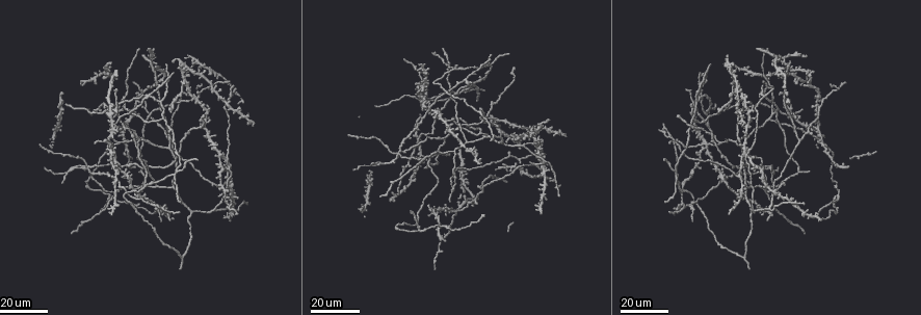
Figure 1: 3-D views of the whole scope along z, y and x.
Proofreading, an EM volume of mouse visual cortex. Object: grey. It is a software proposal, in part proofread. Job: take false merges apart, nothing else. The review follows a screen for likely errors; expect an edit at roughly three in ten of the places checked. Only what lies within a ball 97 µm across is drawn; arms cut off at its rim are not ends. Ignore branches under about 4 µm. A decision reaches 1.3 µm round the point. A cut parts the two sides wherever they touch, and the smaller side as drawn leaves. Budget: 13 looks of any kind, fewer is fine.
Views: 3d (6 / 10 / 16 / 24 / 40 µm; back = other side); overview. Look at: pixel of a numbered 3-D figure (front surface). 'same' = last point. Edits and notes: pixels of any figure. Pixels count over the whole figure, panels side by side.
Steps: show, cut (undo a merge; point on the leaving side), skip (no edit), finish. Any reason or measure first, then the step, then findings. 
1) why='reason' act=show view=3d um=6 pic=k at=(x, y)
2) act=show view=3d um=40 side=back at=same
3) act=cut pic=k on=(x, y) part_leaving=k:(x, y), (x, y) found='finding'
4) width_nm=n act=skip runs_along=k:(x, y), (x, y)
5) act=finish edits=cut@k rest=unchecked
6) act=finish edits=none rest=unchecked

why='side arm on a straight run' act=show view=3d um=16 pic=1 at=(425, 158)

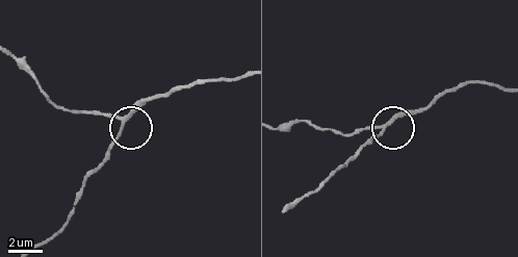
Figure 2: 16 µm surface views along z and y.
why='closer look' act=show view=3d um=6 pic=2 at=(384, 128)

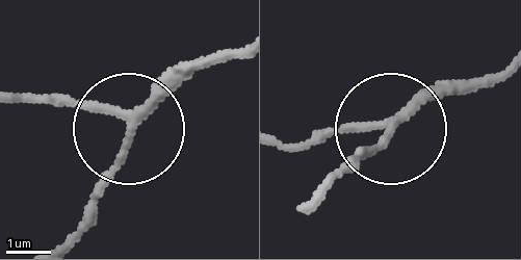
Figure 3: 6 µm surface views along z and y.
why='from behind' act=show view=3d um=6 side=back pic=3 at=(392, 125)

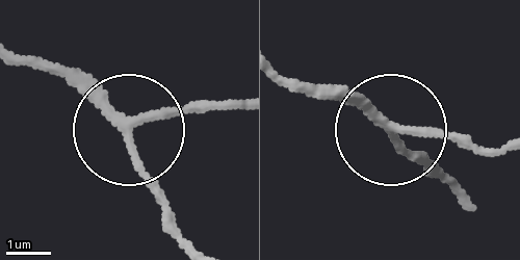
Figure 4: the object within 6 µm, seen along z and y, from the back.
act=skip runs_along=4:(20, 56), (76, 75), (121, 115), (177, 238) found='continuous, no second neuron'

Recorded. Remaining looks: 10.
why='branch point' act=show view=3d um=24 pic=1 at=(108, 195)

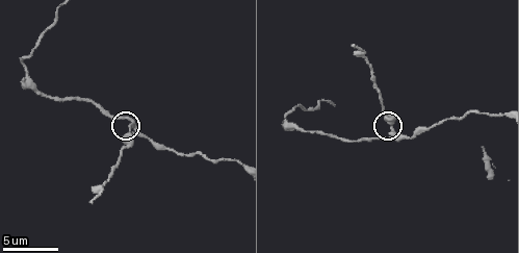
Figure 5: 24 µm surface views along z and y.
why='zoom in' act=show view=3d um=10 pic=5 at=(132, 125)

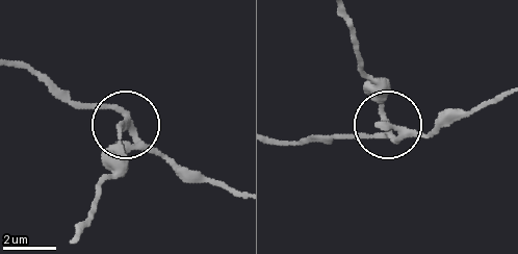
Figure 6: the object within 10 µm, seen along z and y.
width_nm=270 act=skip runs_along=6:(14, 64), (114, 112), (123, 124), (121, 164) found='one neuron here'

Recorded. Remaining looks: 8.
why='sudden change in width' act=show view=3d um=10 pic=5 at=(25, 67)

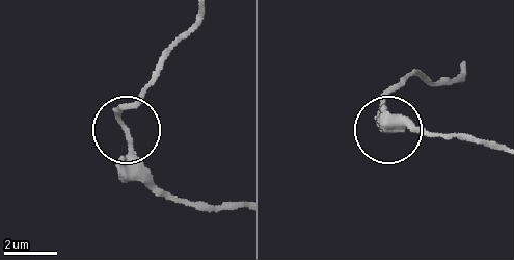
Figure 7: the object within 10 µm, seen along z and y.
width_nm=180 act=skip found='one neuron here'

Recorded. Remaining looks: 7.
why='two arms in line, one across' act=show view=3d um=24 pic=1 at=(745, 257)

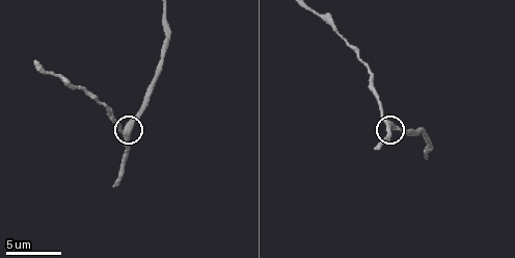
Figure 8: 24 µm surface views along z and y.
act=show view=3d um=10 pic=8 at=(383, 118)

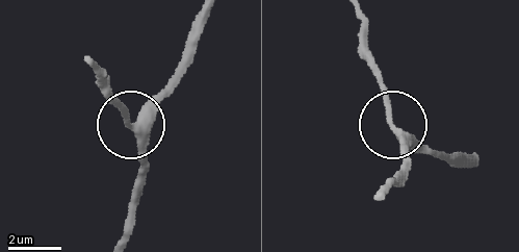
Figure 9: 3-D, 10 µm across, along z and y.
arms=3 act=skip runs_along=9:(209, 14), (189, 68), (135, 128), (140, 173) found='continuous, no second neuron'

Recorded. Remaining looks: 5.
why='arms run side by side' act=show view=3d um=16 pic=1 at=(706, 144)

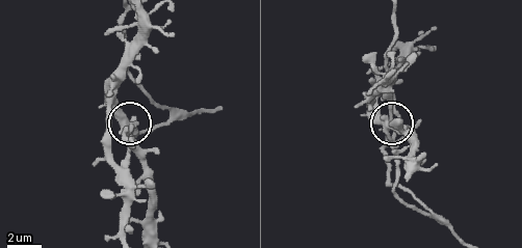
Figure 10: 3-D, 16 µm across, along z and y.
why='zoom in' act=show view=3d um=10 pic=10 at=(120, 116)

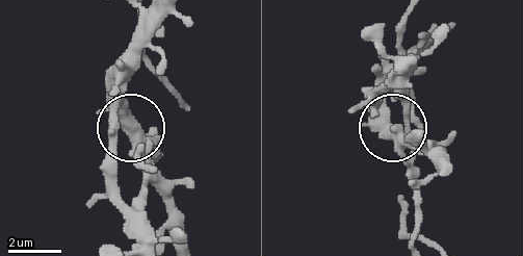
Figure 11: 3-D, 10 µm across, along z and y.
width_nm=400 act=skip found='all the same neuron'

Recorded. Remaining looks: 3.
why='four or more arms meet' act=show view=3d um=24 pic=1 at=(400, 152)

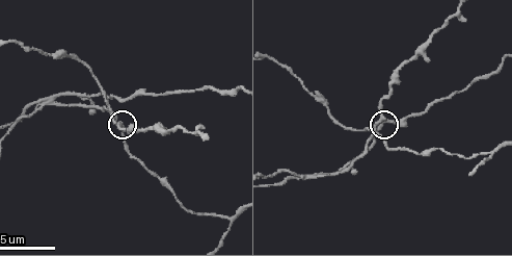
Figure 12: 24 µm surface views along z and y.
act=show view=3d um=6 pic=12 at=(110, 117)

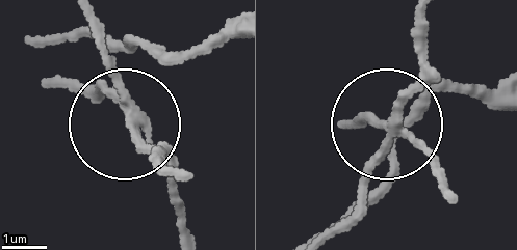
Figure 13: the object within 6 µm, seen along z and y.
act=show view=3d um=6 side=back pic=13 at=(135, 125)

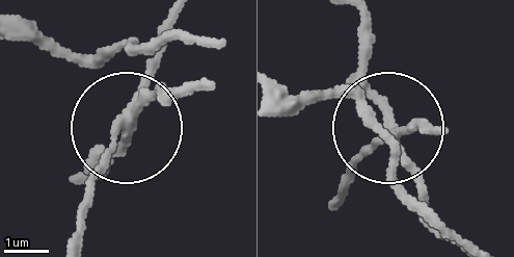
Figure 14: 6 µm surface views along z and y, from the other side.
arms=4 act=cut pic=14 on=(158, 88) found='two neurons meet here'

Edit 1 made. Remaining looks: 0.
act=finish edits=cut@14 rest=unchecked

